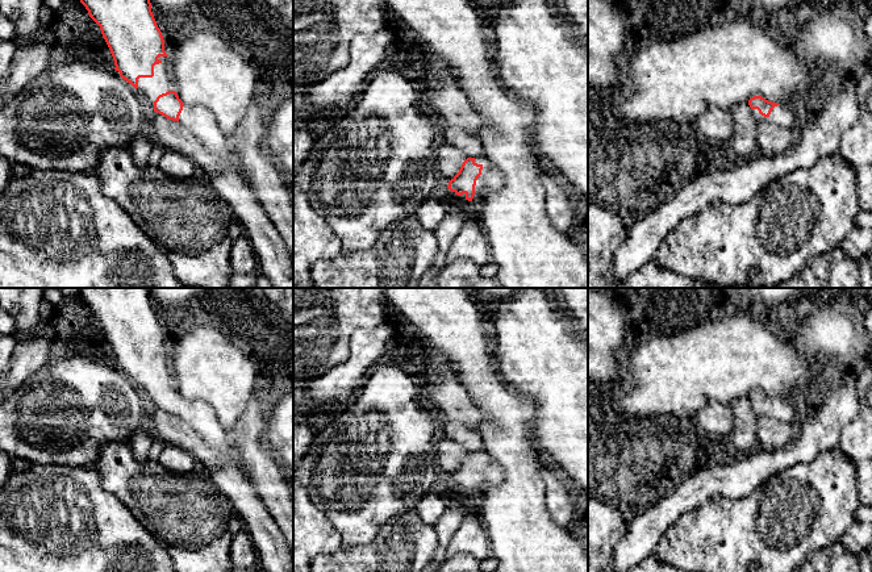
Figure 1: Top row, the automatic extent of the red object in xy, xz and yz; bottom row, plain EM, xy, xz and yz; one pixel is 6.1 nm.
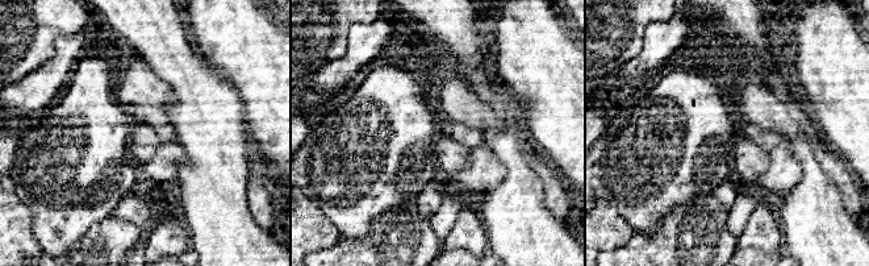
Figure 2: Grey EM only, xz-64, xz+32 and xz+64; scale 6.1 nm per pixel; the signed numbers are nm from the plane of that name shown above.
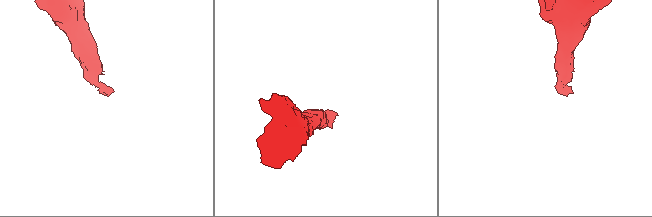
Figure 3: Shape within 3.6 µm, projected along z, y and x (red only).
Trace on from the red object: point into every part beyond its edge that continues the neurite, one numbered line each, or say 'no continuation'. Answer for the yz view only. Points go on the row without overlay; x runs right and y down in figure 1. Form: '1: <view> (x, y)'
1: yz (783, 410)

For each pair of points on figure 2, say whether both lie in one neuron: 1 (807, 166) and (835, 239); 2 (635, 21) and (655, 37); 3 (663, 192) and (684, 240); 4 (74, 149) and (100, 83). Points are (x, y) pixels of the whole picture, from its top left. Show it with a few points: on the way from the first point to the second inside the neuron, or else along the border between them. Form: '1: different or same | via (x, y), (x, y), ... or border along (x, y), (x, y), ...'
1: same | via (815, 185), (817, 220)
2: different | border along (673, 13), (647, 26), (642, 52), (634, 57)
3: different | border along (698, 196), (675, 206), (652, 235)
4: same | via (88, 133), (91, 128), (92, 99)

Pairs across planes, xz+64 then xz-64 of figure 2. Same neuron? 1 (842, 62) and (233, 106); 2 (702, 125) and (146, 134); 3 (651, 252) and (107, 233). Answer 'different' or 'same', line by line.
1: different
2: different
3: same

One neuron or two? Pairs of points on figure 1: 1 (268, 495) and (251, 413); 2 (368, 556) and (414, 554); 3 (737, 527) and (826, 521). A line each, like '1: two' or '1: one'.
1: one
2: one
3: one

